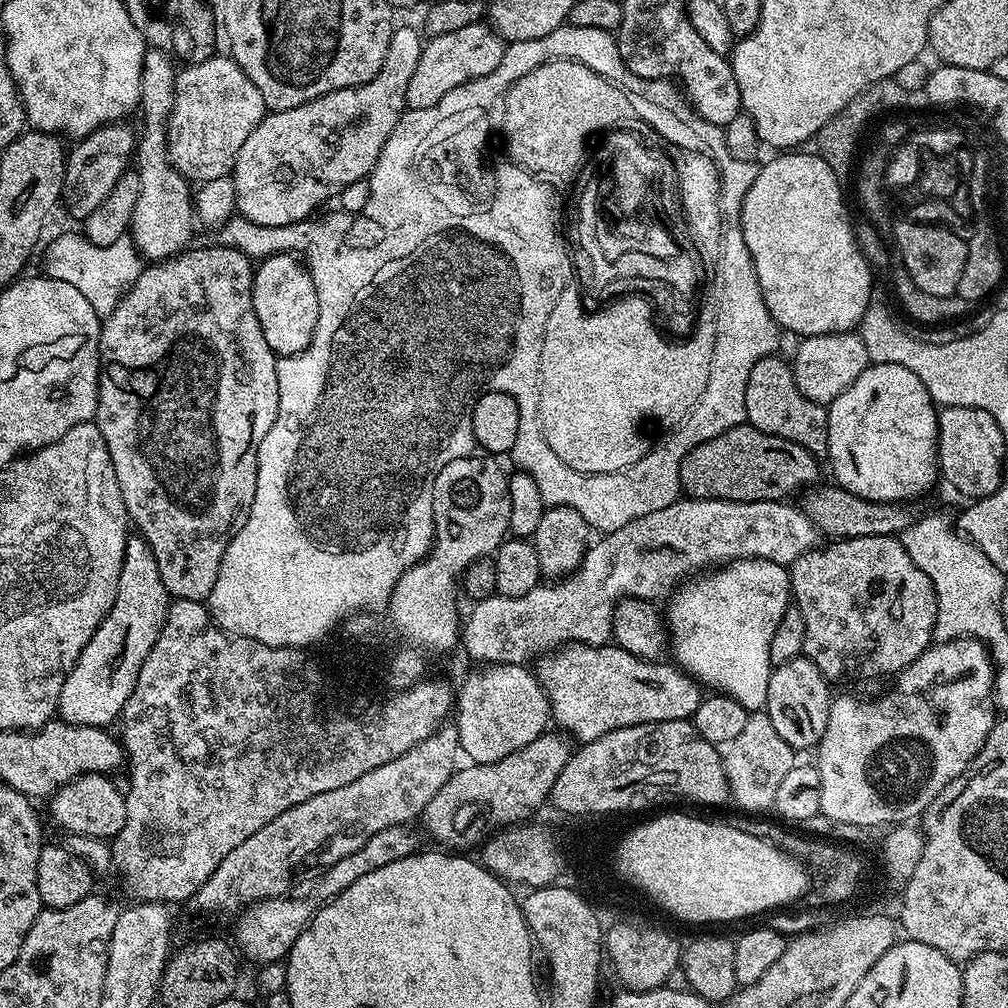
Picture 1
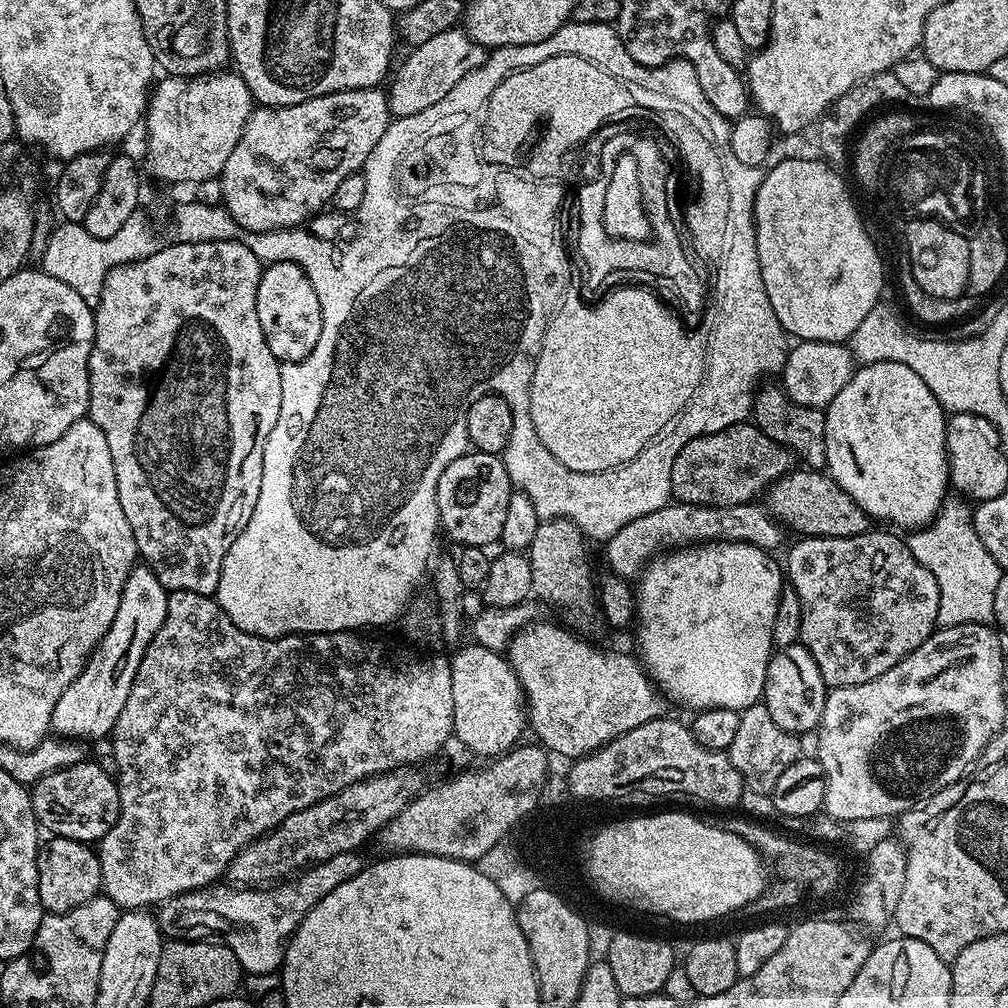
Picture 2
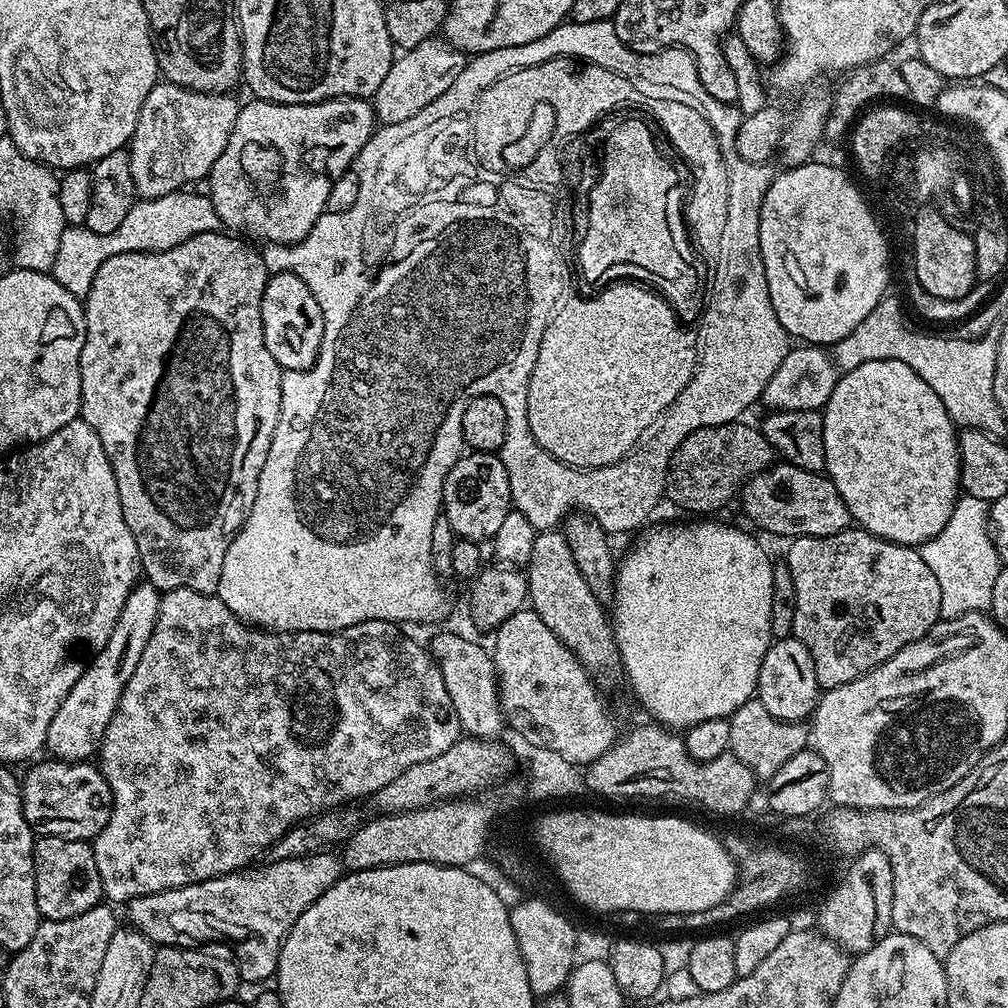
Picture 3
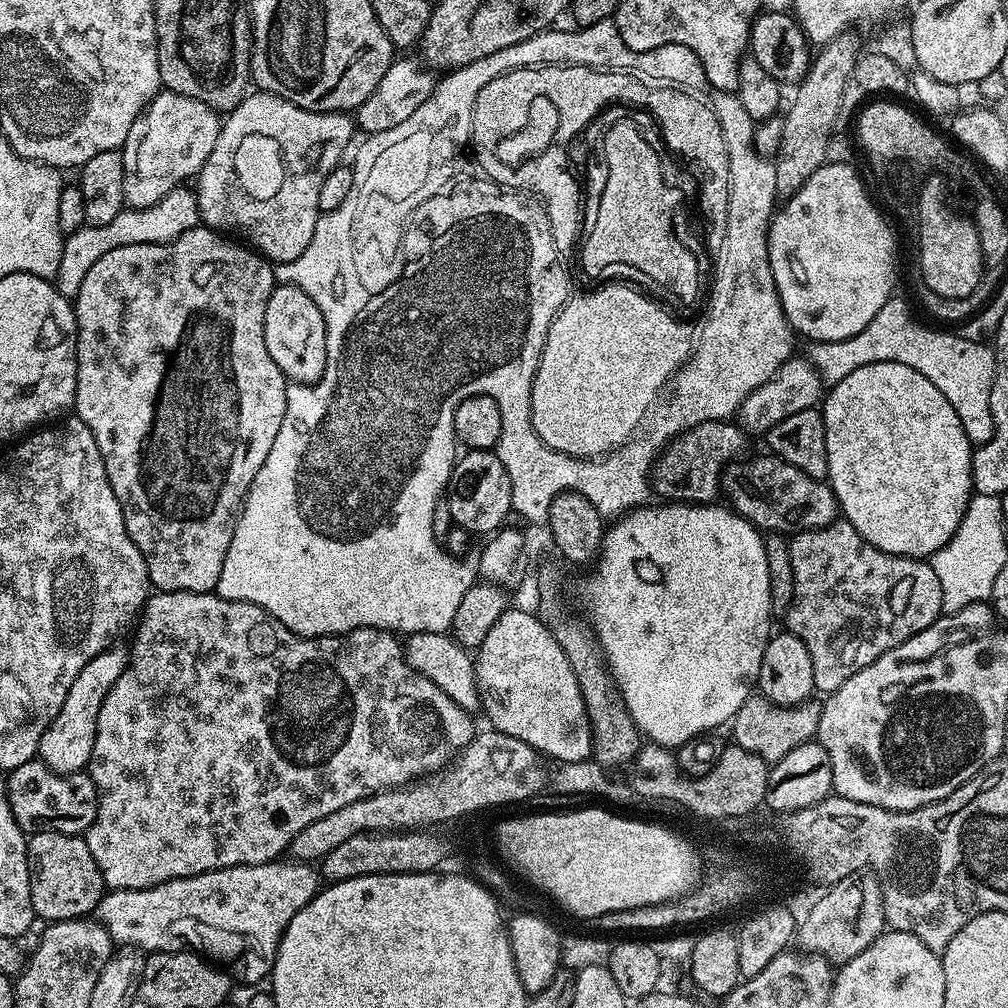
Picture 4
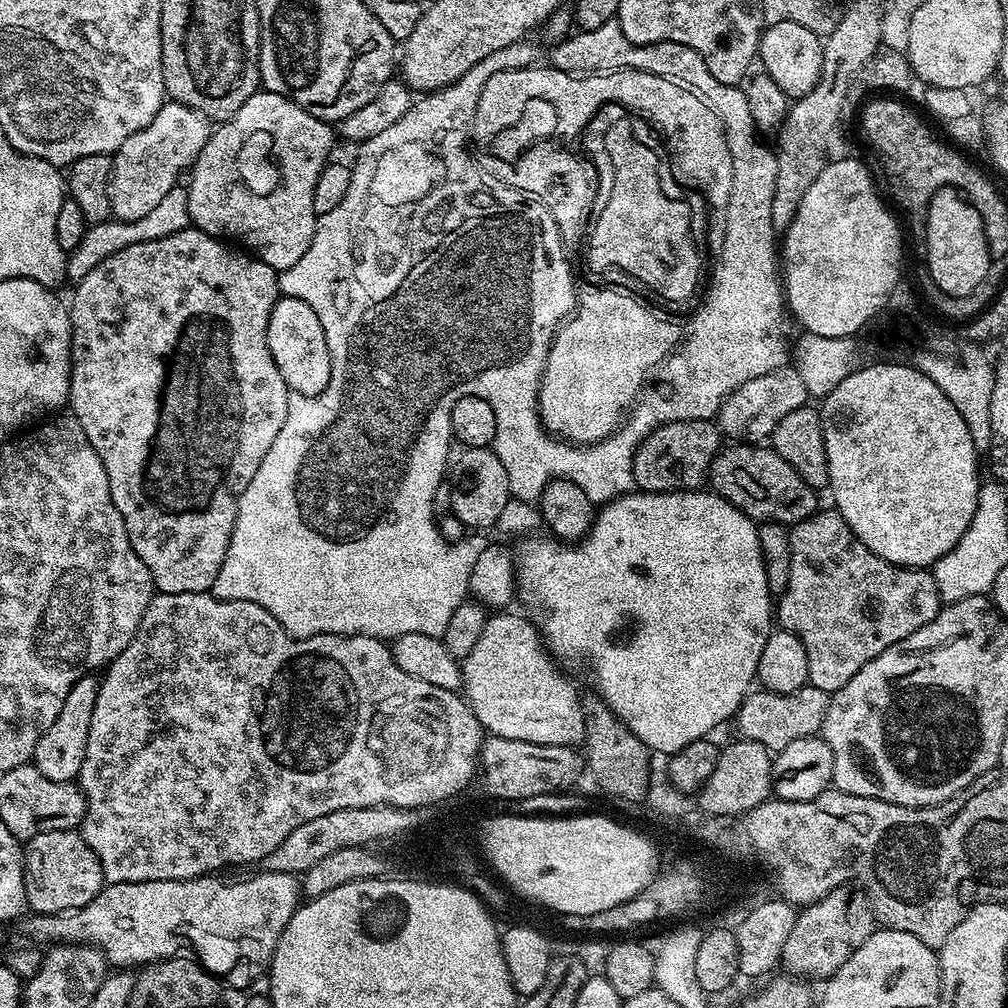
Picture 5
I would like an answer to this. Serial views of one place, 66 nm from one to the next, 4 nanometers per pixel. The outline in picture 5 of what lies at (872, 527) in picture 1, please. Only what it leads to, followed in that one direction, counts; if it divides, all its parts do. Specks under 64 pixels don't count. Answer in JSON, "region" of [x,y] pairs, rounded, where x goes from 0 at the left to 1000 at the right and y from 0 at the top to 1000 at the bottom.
{"region":[[[726,438],[715,443],[708,458],[704,458],[701,479],[704,481],[705,487],[720,498],[724,498],[732,506],[736,506],[736,510],[743,512],[747,518],[785,522],[804,514],[812,507],[811,485],[796,478],[796,474],[792,474],[792,466],[788,466],[788,462],[784,462],[784,458],[780,458],[780,454],[776,454],[764,442],[755,442],[750,438]]]}

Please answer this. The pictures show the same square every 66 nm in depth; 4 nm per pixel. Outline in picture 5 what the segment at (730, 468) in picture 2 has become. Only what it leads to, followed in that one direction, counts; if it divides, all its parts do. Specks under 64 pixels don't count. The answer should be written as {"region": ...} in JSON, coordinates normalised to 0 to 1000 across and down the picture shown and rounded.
{"region":[[[678,417],[650,425],[631,445],[627,459],[631,484],[636,488],[689,488],[697,485],[704,458],[708,458],[715,443],[716,430],[706,417]]]}

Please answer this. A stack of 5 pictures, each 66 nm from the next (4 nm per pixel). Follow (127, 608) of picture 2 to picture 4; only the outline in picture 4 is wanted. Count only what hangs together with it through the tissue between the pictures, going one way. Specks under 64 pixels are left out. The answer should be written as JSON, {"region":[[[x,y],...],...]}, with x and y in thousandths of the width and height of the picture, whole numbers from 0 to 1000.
{"region":[[[116,637],[85,657],[85,661],[81,661],[81,669],[73,673],[73,681],[69,681],[65,696],[62,696],[62,704],[58,704],[58,712],[54,712],[46,728],[42,728],[38,752],[50,764],[69,768],[86,763],[87,753],[93,744],[93,728],[97,724],[97,706],[101,704],[101,696],[105,696],[105,688],[109,688],[113,677],[117,677],[121,665],[125,665],[127,660],[128,644],[121,640]]]}

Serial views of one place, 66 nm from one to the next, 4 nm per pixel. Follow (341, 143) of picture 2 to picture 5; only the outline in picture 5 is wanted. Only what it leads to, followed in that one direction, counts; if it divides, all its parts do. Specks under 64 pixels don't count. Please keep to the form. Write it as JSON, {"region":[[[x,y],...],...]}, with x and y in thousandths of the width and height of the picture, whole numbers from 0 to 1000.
{"region":[[[261,89],[244,97],[240,109],[215,127],[218,128],[207,134],[204,145],[200,145],[200,153],[196,153],[188,168],[190,180],[186,181],[185,188],[189,221],[204,232],[233,240],[264,260],[275,272],[283,270],[308,248],[314,215],[312,185],[315,185],[315,173],[319,173],[322,163],[326,162],[328,155],[325,154],[329,151],[329,142],[335,139],[334,132],[326,120],[312,117],[291,99]]]}

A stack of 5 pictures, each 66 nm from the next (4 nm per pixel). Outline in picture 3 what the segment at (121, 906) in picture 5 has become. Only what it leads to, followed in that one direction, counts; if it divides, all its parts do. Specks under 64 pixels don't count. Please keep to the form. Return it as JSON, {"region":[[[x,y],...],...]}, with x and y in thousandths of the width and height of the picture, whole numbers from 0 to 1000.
{"region":[[[332,844],[312,845],[308,849],[297,849],[287,853],[270,853],[263,861],[247,860],[245,863],[226,865],[222,869],[213,869],[188,879],[170,881],[157,887],[126,894],[126,916],[140,925],[145,932],[155,938],[175,938],[180,936],[179,929],[188,929],[190,935],[229,935],[231,938],[242,937],[238,971],[256,974],[274,967],[276,950],[280,935],[289,923],[290,917],[304,904],[315,890],[337,870],[342,868],[341,854]]]}

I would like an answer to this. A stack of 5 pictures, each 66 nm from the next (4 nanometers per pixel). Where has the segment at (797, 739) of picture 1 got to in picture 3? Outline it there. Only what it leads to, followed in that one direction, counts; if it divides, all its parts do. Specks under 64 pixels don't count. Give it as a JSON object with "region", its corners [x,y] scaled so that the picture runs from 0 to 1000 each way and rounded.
{"region":[[[788,633],[767,634],[752,665],[750,690],[756,700],[760,700],[760,704],[764,704],[764,708],[773,714],[798,716],[810,705],[810,695],[814,689],[815,684],[812,669],[808,669],[808,653],[804,653],[804,645],[800,645],[800,641]]]}

